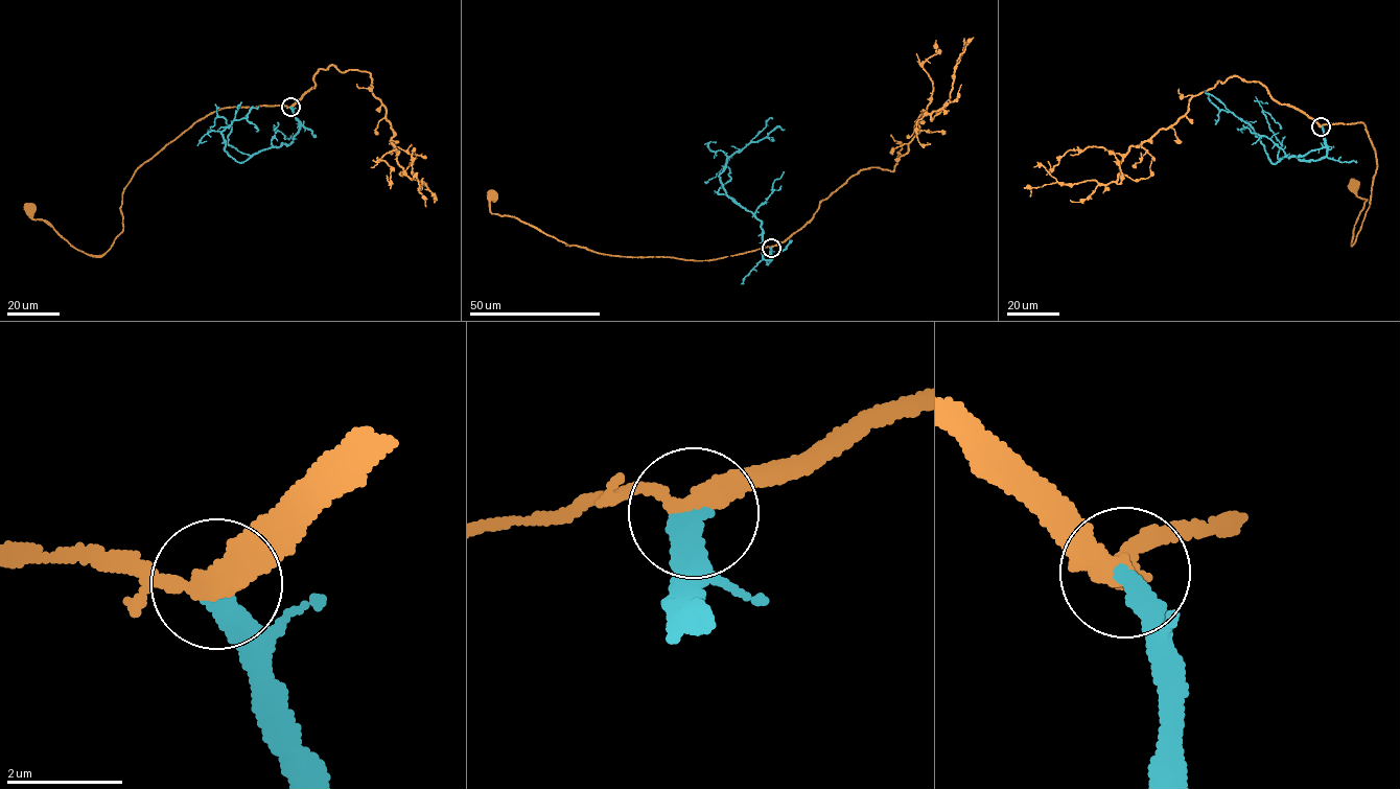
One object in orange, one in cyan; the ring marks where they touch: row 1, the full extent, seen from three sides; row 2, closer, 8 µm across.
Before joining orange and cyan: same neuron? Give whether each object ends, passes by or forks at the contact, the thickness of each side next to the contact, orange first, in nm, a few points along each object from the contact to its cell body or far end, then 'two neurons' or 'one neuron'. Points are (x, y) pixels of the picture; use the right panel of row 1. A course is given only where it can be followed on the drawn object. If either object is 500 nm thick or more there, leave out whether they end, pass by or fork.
orange passes by; cyan ends; calibres 340 and 400 nm; course orange (1321, 126), (1362, 122), (1375, 149), (1369, 207), (1353, 245), (1367, 201), (1358, 198), (1354, 184); course cyan (1321, 126), (1326, 156), (1315, 160), (1285, 156), (1275, 164), (1250, 125), (1231, 112), (1220, 110), (1209, 98); one neuron

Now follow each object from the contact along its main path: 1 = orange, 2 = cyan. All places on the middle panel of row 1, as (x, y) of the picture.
1: (771, 247), (701, 260), (603, 254), (565, 246), (513, 216), (491, 213), (488, 200), (492, 195)
2: (771, 247), (767, 260), (761, 222), (727, 196), (719, 176), (736, 152), (775, 128), (785, 130)

